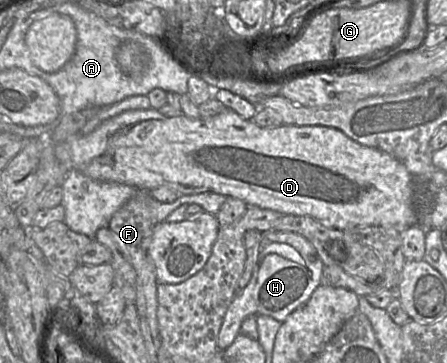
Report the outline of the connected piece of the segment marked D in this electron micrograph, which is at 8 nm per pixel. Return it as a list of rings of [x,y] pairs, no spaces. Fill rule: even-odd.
[[[149,108],[145,110],[130,110],[105,120],[93,132],[87,135],[78,134],[68,142],[55,148],[57,158],[68,168],[68,171],[79,171],[85,176],[102,182],[118,183],[138,190],[151,191],[159,187],[177,190],[183,195],[214,192],[226,197],[233,197],[244,201],[248,206],[256,206],[282,213],[283,215],[308,216],[323,226],[338,230],[353,229],[356,227],[383,226],[393,227],[400,232],[417,225],[417,216],[414,209],[413,176],[404,164],[386,152],[363,146],[349,138],[342,131],[325,126],[296,126],[282,125],[275,128],[263,128],[252,120],[243,119],[235,111],[226,109],[224,112],[206,119],[189,118],[181,114],[167,117],[159,110]]]

